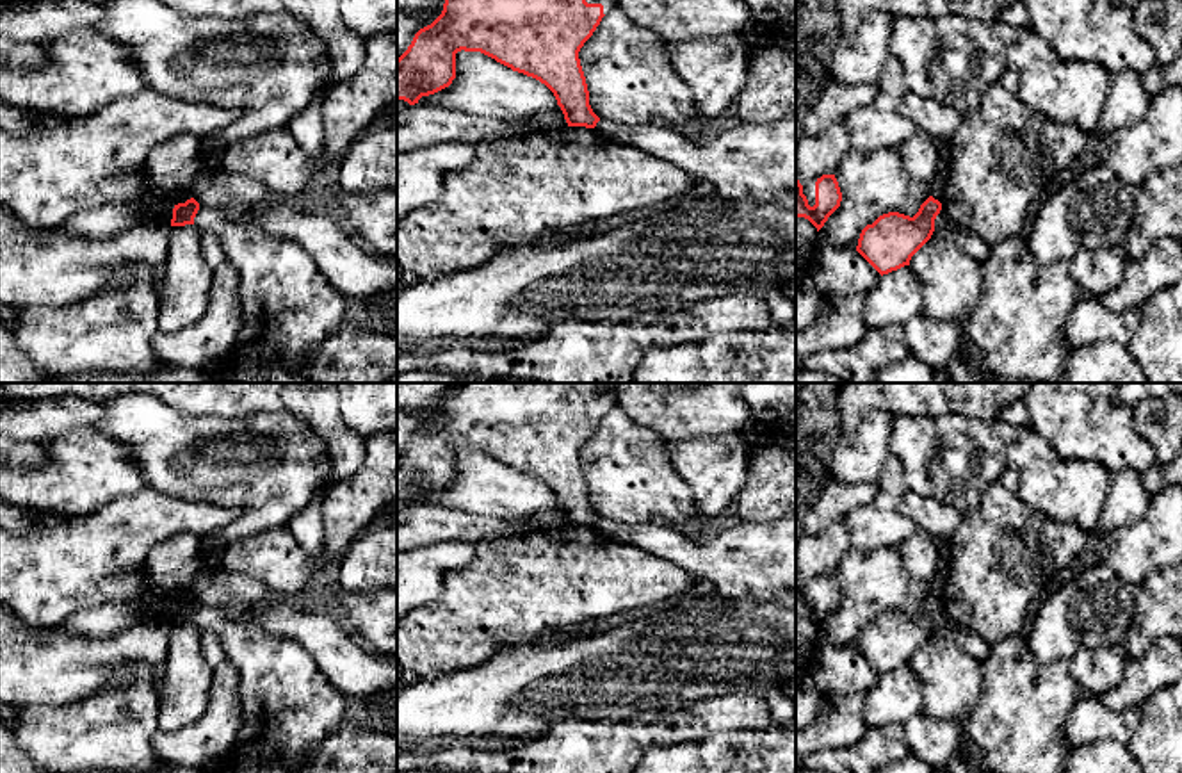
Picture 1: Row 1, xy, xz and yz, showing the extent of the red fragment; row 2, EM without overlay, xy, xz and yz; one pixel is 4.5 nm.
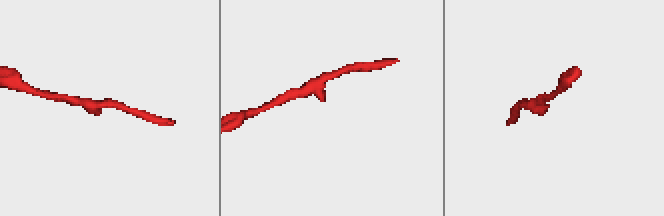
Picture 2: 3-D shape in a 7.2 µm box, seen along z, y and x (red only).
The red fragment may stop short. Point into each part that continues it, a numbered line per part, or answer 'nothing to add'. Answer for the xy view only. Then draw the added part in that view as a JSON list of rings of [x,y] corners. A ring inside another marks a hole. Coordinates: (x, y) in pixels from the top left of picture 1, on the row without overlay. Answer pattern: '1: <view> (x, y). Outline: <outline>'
nothing to add

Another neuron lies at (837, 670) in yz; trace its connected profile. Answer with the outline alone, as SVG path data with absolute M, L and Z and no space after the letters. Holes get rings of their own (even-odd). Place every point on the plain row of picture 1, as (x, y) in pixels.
M819 645L812 673L822 696L867 695L881 679L856 648L833 645Z

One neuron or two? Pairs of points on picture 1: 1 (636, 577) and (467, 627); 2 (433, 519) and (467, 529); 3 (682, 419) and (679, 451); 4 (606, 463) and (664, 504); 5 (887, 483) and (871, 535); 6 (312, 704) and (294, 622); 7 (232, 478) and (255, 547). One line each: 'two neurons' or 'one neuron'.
1: one neuron
2: one neuron
3: two neurons
4: one neuron
5: one neuron
6: two neurons
7: two neurons

